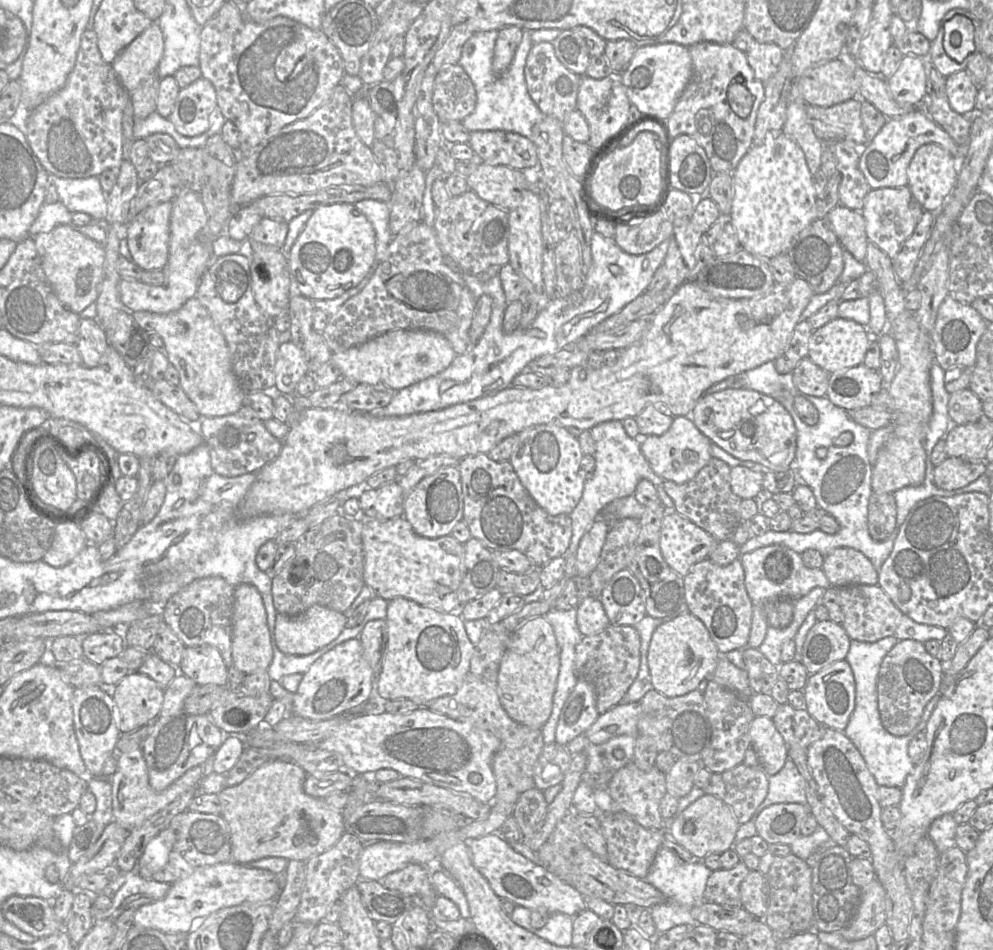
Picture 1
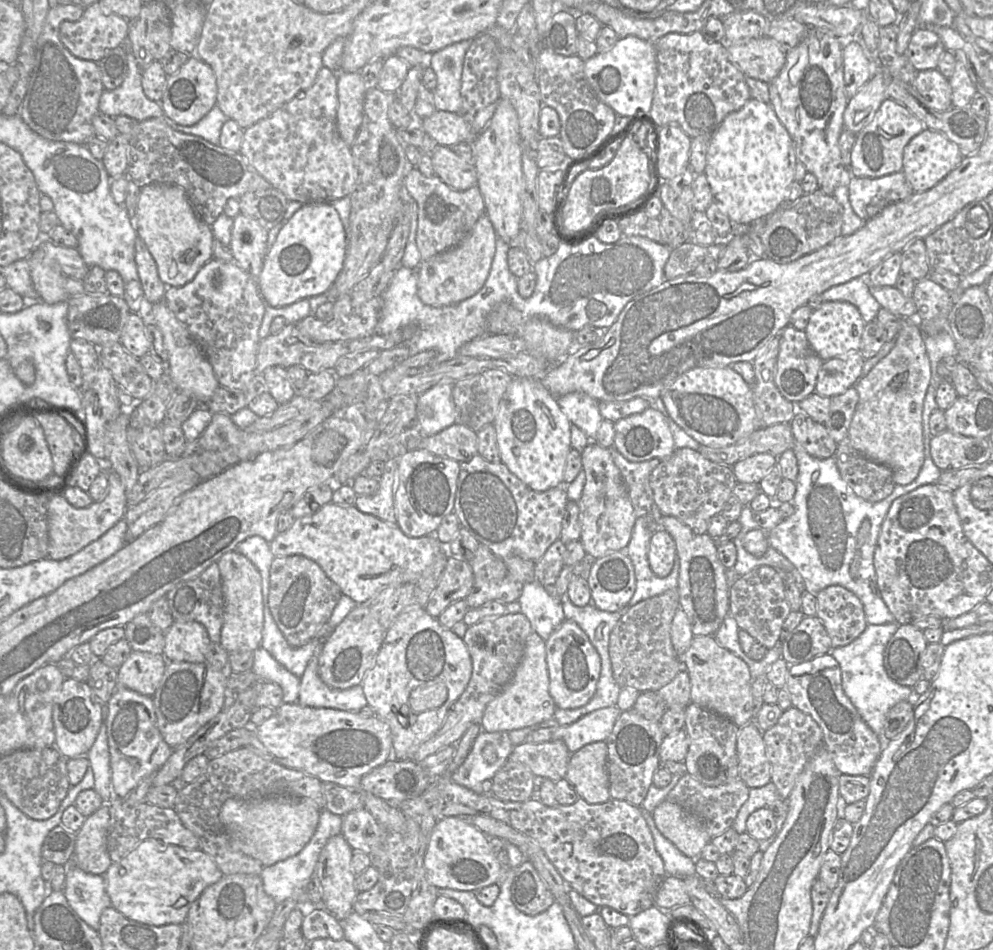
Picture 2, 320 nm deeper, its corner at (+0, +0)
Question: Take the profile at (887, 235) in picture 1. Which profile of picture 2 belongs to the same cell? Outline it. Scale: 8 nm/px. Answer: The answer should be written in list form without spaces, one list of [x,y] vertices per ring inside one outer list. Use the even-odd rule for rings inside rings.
[[[903,171],[878,178],[851,177],[848,190],[853,211],[865,221],[876,216],[889,204],[914,193]]]

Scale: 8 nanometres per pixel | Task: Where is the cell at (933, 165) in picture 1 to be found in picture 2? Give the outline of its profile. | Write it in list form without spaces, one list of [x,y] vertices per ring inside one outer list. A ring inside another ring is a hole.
[[[925,128],[906,145],[902,171],[914,192],[924,192],[943,180],[962,159],[954,142],[941,132]]]

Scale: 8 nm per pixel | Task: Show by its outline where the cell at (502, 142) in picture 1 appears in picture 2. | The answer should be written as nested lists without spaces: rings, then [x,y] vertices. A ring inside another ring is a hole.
[[[437,110],[422,120],[422,129],[438,144],[453,146],[460,142],[473,143],[476,133],[459,113]]]

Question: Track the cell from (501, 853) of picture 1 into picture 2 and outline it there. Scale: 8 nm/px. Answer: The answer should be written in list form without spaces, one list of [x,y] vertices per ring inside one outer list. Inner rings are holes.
[[[443,817],[438,819],[436,825],[433,828],[429,843],[427,845],[427,849],[424,856],[424,866],[426,869],[427,879],[428,881],[437,888],[450,888],[454,890],[460,891],[476,891],[478,889],[484,888],[486,886],[498,883],[501,877],[504,875],[504,868],[515,868],[515,867],[503,867],[501,863],[498,861],[496,852],[493,850],[490,844],[490,838],[481,832],[478,828],[476,828],[473,824],[471,824],[467,819],[462,817]]]

